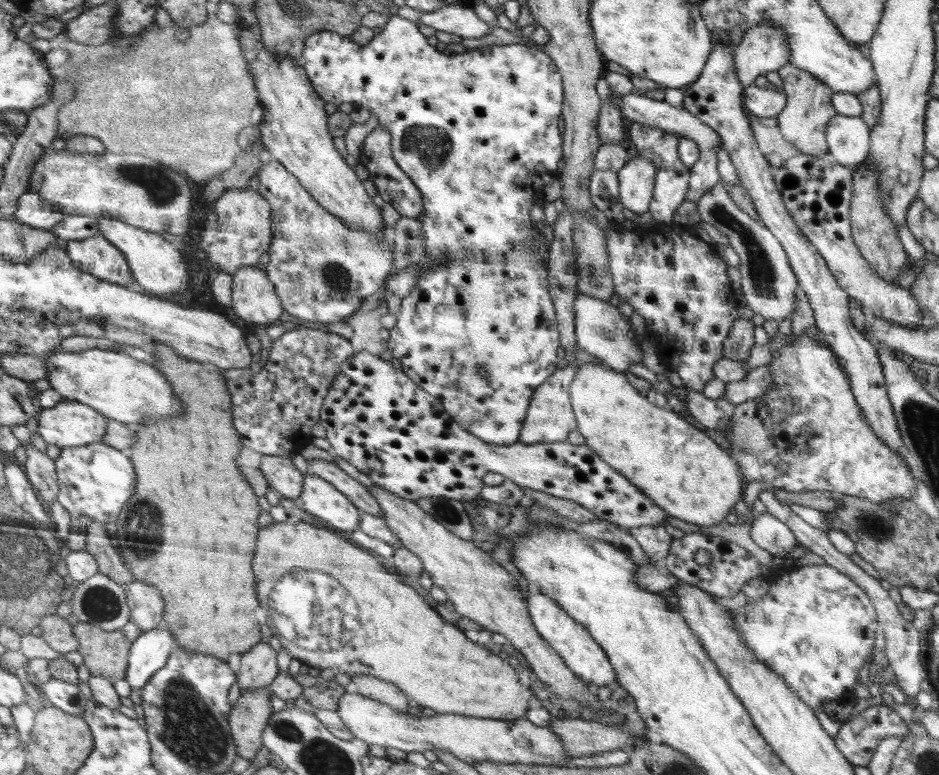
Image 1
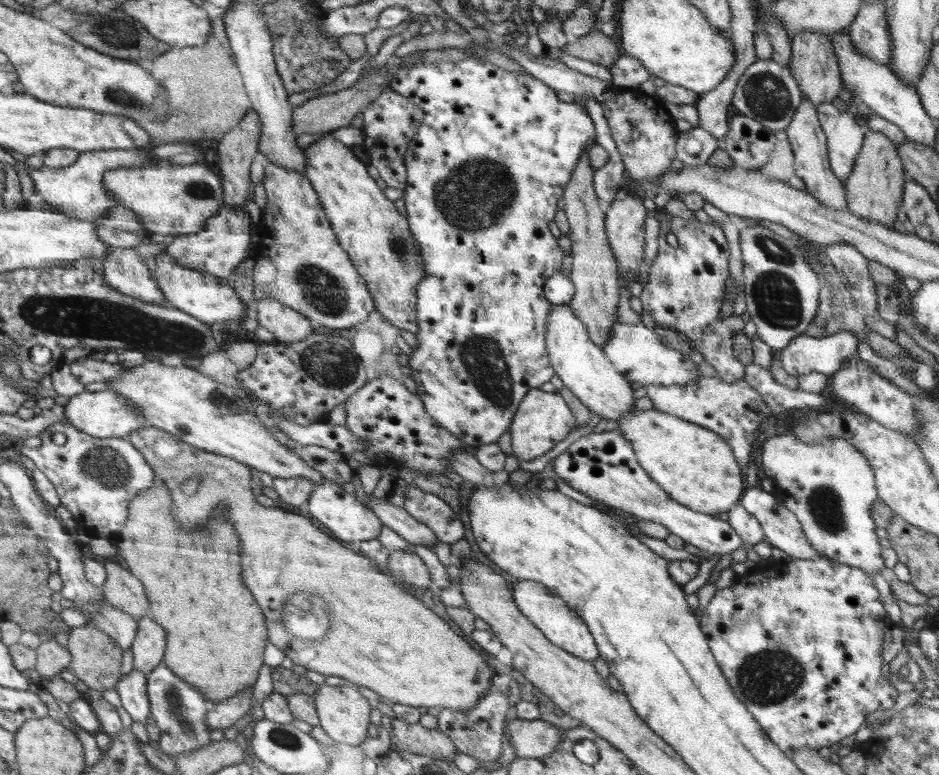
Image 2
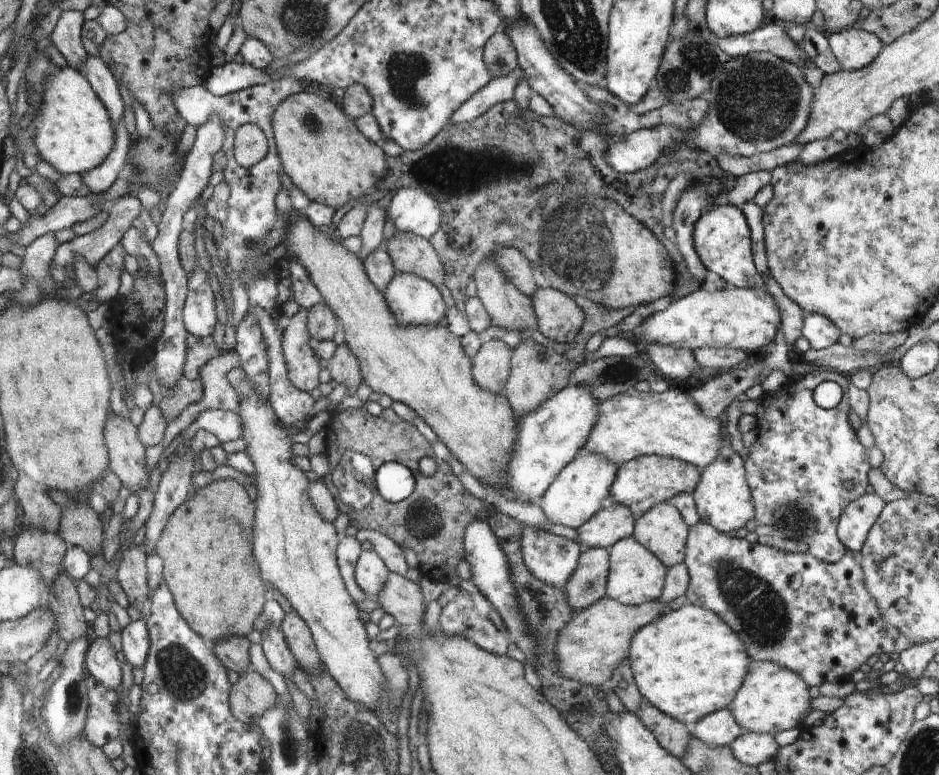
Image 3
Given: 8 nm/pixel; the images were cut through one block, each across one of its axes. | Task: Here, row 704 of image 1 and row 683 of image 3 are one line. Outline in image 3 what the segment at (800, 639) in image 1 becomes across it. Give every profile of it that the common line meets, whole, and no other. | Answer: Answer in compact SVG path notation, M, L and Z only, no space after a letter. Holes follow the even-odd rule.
M699 520L696 524L690 523L688 544L685 546L684 563L688 567L690 575L689 587L685 595L693 605L706 607L708 610L714 611L720 618L724 619L737 632L742 642L745 643L747 654L752 661L770 661L777 663L778 666L788 667L791 671L798 673L807 683L810 683L810 686L820 687L824 682L836 682L836 680L848 678L848 676L850 676L854 670L858 670L872 654L878 656L880 652L890 654L893 651L894 642L884 631L886 622L877 609L876 600L873 598L873 595L869 593L864 568L861 566L861 560L861 551L848 551L840 561L833 563L824 562L822 559L816 558L811 554L787 553L786 551L770 545L758 542L750 543L745 538L728 536L725 532L719 531L712 523Z

